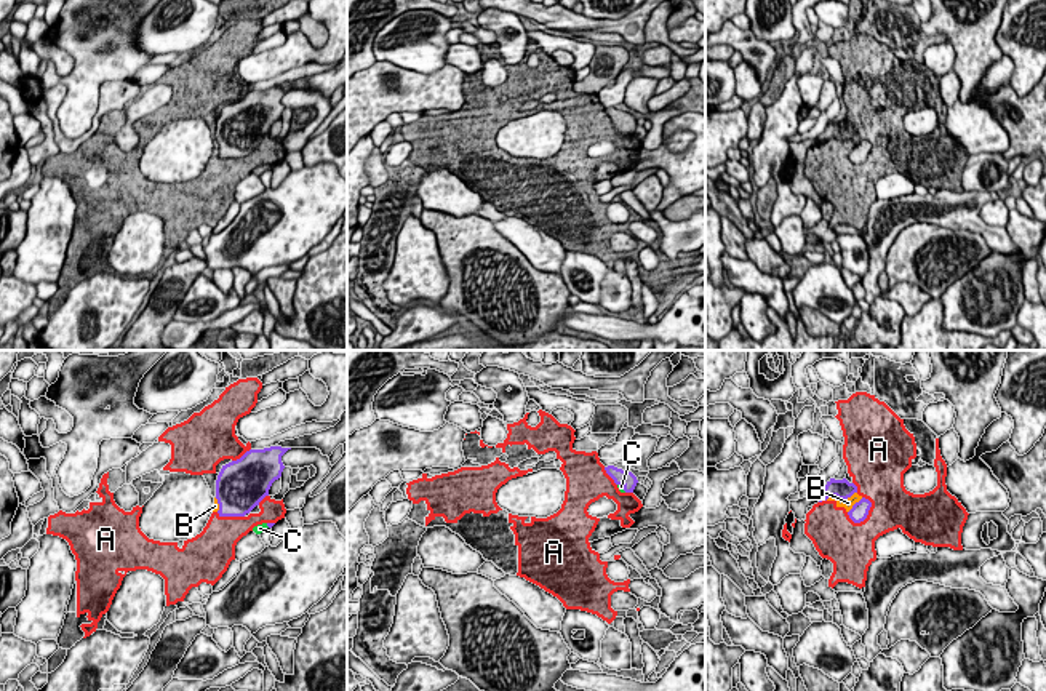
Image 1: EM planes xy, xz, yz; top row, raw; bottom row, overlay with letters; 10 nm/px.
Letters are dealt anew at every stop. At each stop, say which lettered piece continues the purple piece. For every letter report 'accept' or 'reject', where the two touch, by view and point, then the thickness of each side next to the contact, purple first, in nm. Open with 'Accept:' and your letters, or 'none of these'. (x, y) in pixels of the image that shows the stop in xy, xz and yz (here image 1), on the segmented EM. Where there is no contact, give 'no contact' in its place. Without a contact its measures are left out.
Accept: C
A: reject | yz (867, 512) | 170/420 nm
B: reject | yz (840, 498) | 190/100 nm
C: accept | xz (624, 487) | 160/60 nm

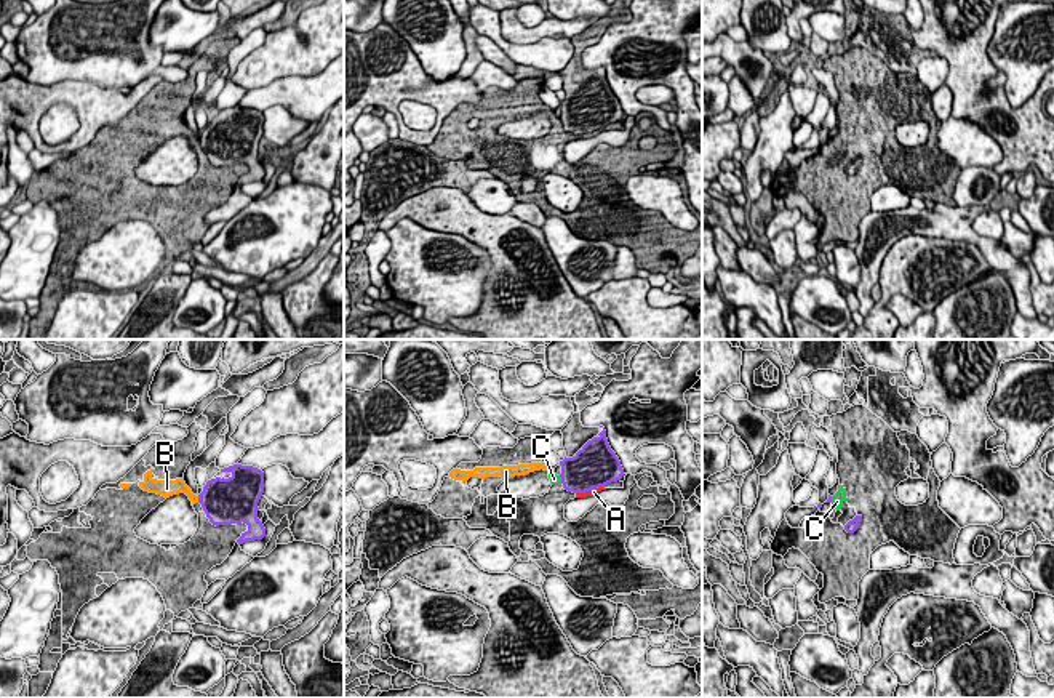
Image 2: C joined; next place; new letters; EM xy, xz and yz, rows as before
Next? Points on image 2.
Accept: none of these
A: reject | xz (590, 490) | 440/60 nm
B: reject | xy (199, 500) | 440/130 nm
C: reject | xz (562, 479) | 380/100 nm

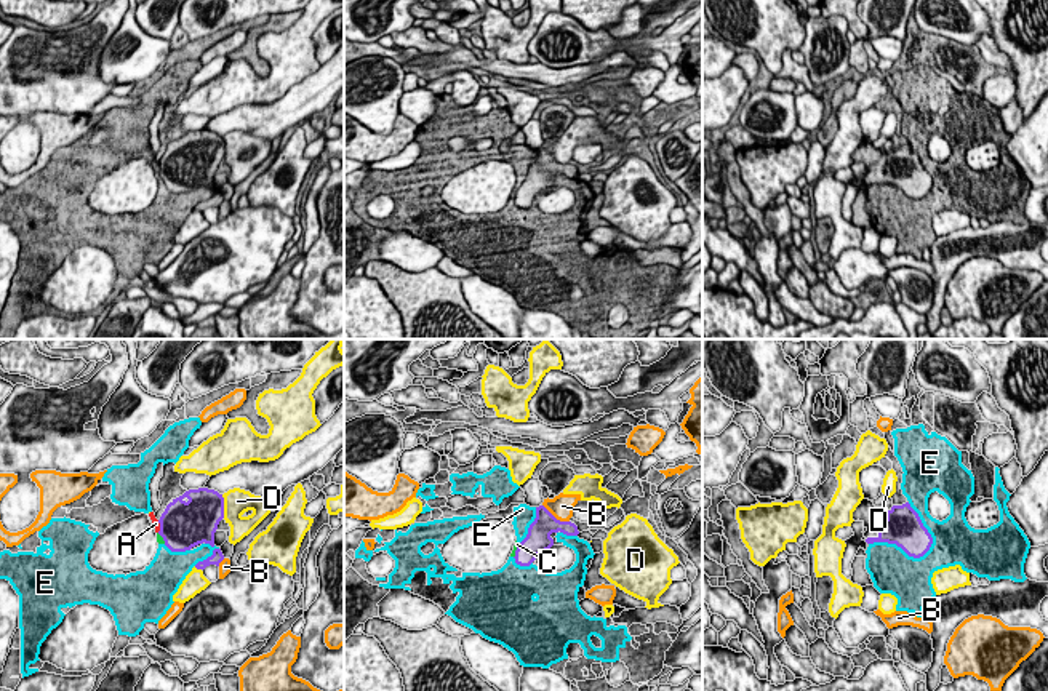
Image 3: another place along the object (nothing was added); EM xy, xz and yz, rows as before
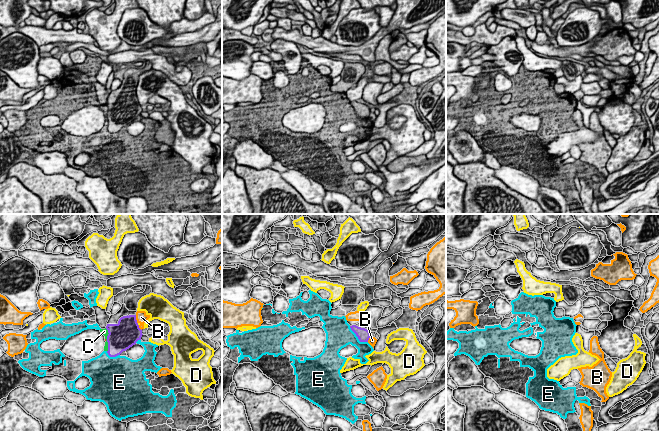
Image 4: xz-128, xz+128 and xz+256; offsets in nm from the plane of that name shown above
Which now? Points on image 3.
Accept: none of these
A: reject | xy (160, 527) | 480/70 nm
B: reject | xz (554, 517) | 240/240 nm
C: reject | xz (516, 551) | 240/50 nm
D: reject | xy (223, 506) | 400/260 nm
E: reject | yz (904, 551) | 380/460 nm

